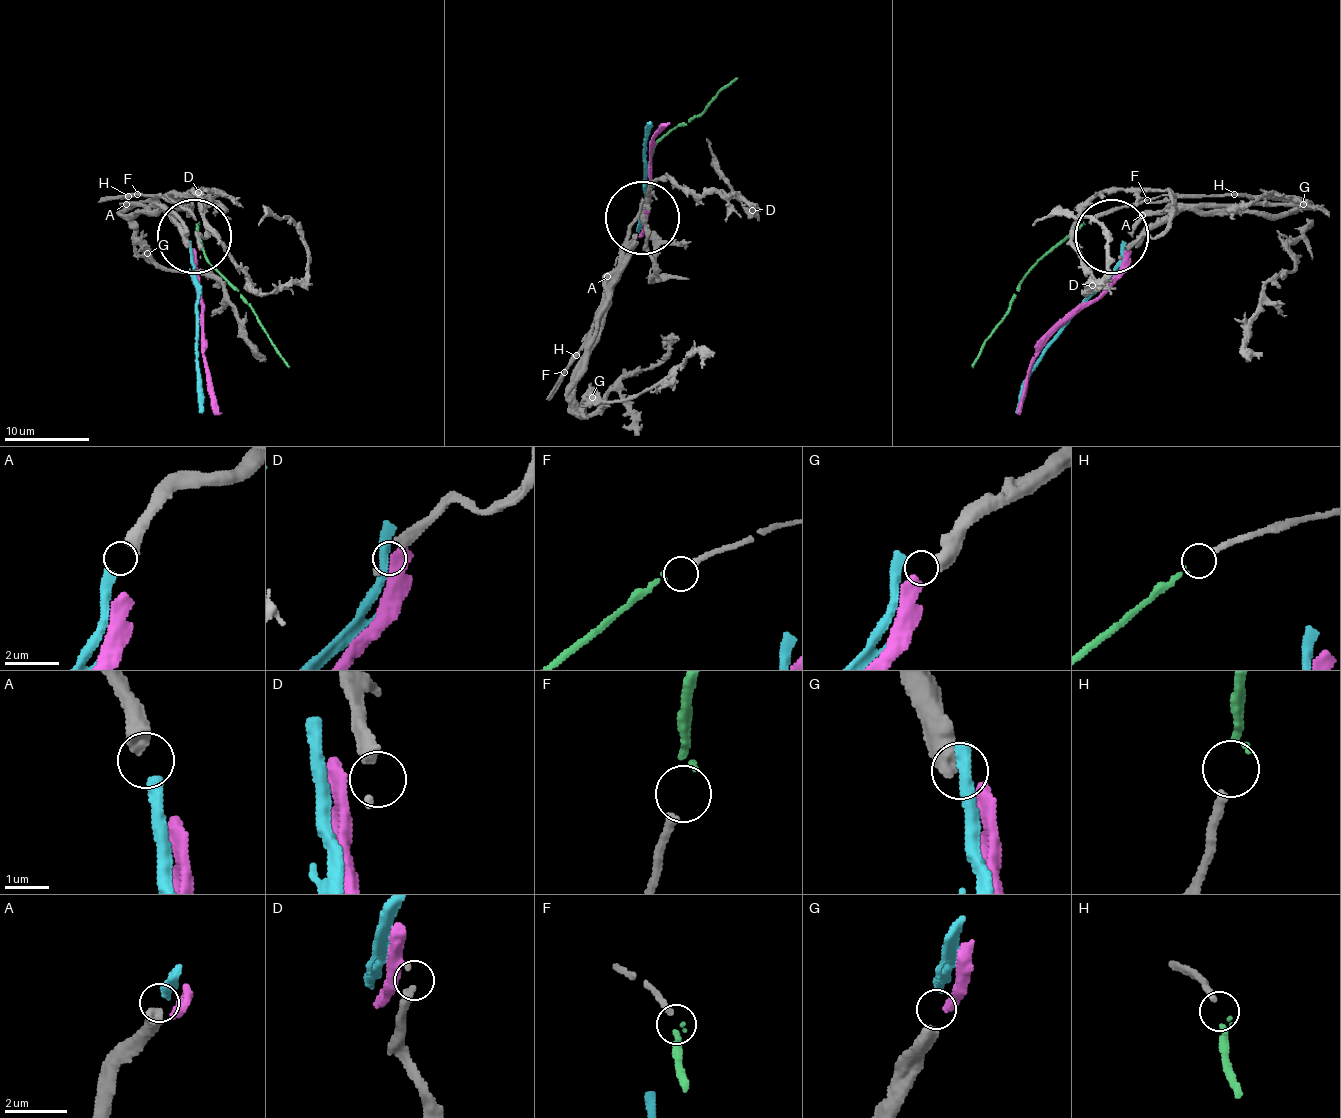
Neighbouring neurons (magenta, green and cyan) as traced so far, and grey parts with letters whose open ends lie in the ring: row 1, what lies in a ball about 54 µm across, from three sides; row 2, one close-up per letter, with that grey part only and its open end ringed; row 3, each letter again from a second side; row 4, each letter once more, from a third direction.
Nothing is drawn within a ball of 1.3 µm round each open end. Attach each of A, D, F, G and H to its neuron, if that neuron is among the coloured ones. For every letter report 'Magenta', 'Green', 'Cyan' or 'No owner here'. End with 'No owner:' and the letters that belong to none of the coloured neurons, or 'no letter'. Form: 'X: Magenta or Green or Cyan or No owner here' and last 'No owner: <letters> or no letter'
A: Cyan
D: No owner here
F: Green
G: Magenta
H: No owner here
No owner: D, H

